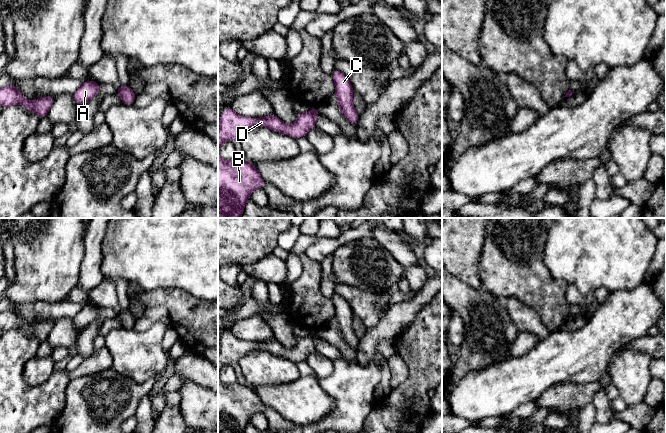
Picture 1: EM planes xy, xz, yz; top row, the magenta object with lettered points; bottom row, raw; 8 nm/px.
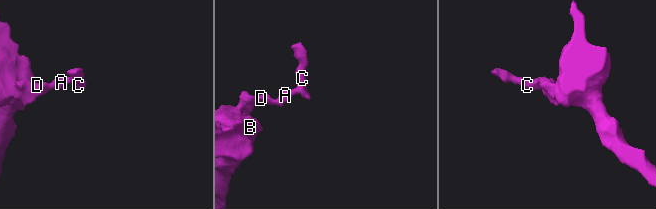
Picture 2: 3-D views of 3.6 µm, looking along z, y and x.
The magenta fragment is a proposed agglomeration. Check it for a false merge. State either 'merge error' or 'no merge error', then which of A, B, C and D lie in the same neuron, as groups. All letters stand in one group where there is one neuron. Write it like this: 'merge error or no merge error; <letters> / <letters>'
no merge error; A B C D

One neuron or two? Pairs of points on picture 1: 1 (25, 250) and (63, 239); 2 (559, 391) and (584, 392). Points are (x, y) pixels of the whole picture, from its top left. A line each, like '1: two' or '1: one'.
1: one
2: one

